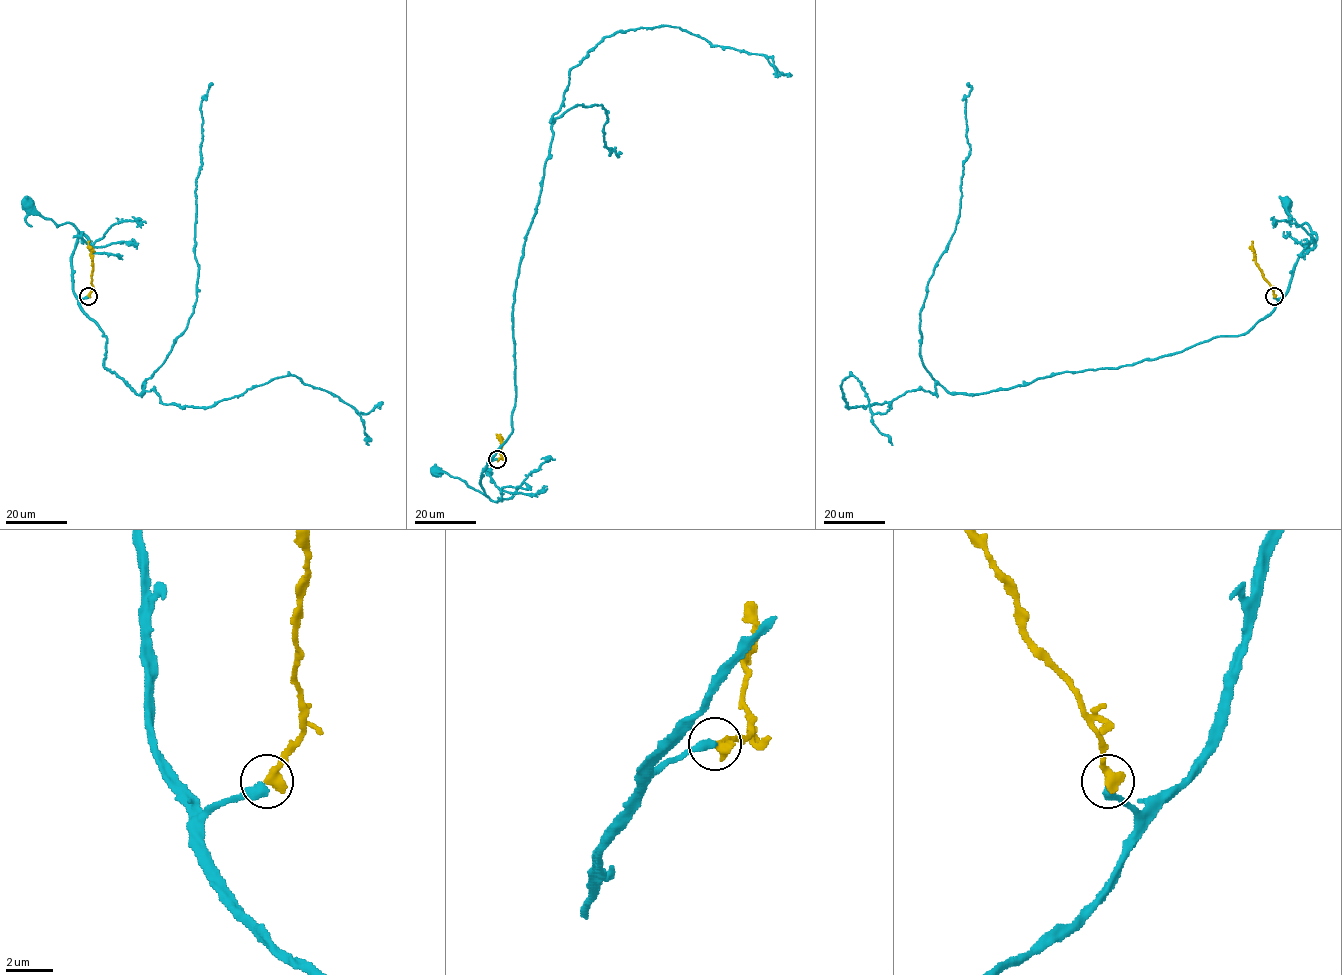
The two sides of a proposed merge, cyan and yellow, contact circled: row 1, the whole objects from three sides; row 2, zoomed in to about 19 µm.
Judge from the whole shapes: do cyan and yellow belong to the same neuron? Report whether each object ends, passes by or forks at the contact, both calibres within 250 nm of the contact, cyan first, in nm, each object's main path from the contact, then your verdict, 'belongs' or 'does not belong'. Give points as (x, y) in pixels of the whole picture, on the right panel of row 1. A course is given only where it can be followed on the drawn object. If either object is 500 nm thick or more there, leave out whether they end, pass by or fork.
440/500 nm | cyan via (1274, 296), (1282, 298), (1287, 290), (1294, 264), (1311, 239), (1311, 228), (1305, 223), (1298, 226), (1287, 203) | yellow via (1274, 296), (1272, 288), (1256, 263), (1253, 241) | belongs

